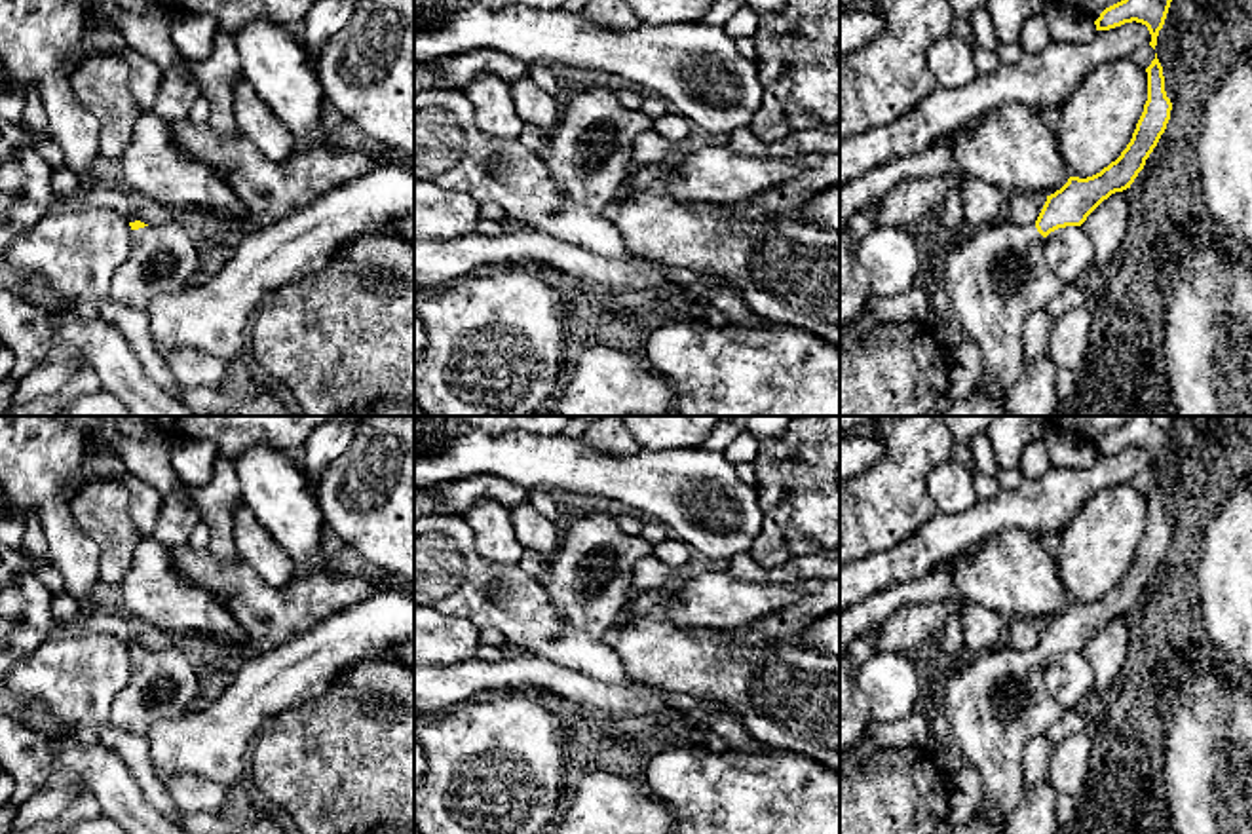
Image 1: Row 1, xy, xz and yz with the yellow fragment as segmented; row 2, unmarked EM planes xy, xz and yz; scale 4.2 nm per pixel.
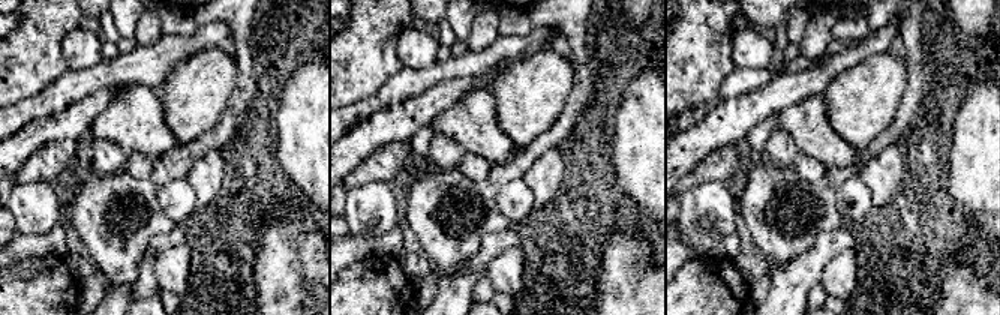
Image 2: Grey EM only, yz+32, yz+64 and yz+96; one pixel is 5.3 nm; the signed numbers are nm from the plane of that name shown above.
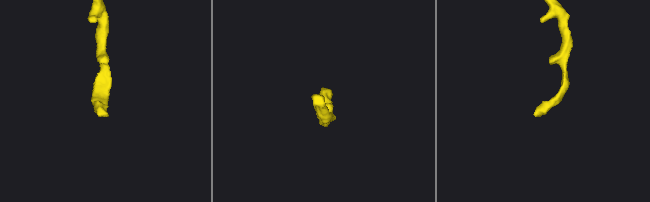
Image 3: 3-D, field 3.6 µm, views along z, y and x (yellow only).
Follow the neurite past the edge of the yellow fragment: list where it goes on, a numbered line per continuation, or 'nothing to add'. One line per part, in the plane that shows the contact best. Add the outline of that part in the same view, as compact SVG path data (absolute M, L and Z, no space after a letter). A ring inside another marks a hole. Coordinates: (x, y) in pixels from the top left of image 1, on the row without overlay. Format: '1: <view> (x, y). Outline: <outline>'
1: xy (164, 686). Outline: M144 652L131 659L131 678L116 695L108 722L146 737L161 720L175 720L207 697L207 674L182 652Z

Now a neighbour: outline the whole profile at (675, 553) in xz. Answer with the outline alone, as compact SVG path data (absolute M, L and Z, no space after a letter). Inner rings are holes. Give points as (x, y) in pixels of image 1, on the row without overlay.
M667 536L663 541L654 545L652 555L671 568L680 568L688 562L692 547L674 536Z

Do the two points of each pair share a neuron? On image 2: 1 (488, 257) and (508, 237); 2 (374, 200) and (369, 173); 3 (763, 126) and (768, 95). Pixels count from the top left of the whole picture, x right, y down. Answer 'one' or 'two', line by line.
1: one
2: two
3: two

